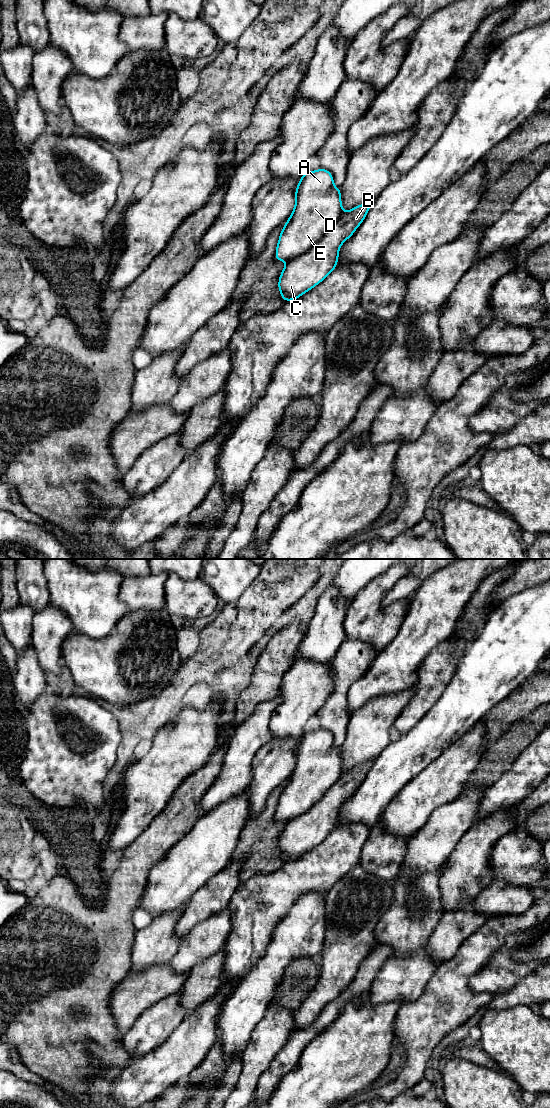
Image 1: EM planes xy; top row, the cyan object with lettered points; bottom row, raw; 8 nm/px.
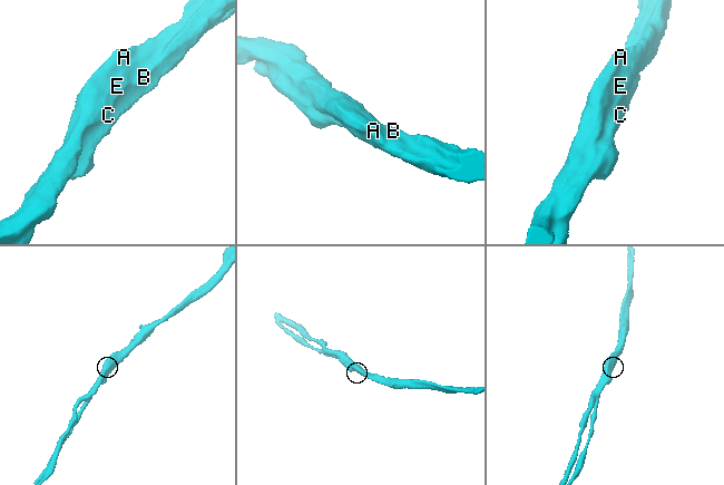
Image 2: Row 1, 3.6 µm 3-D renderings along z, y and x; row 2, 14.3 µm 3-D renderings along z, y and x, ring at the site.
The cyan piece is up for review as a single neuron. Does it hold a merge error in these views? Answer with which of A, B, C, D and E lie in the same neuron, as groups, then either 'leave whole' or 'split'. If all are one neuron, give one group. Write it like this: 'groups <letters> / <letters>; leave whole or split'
groups A D E / B C; split

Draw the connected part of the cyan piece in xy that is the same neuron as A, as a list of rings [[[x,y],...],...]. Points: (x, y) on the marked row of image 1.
[[[329,170],[304,172],[295,190],[295,207],[280,232],[275,260],[296,258],[318,243],[343,214],[340,196]]]

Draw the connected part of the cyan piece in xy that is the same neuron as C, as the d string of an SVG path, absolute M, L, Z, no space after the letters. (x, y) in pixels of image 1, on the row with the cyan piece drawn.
M373 200L342 214L318 243L301 256L288 260L278 288L284 302L298 299L322 282L338 264L339 249L361 225Z

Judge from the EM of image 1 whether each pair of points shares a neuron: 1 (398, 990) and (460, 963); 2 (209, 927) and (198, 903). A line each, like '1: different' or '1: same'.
1: different
2: different

